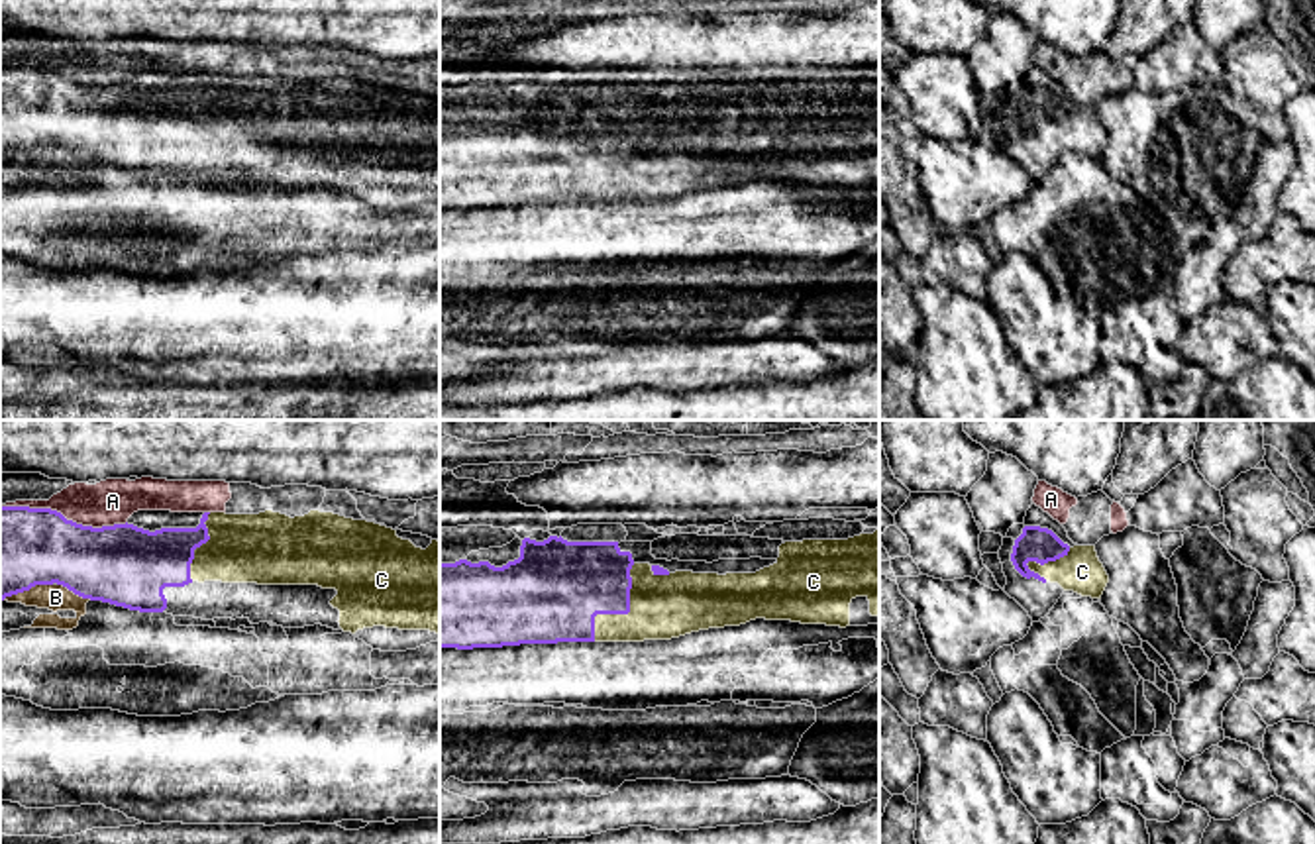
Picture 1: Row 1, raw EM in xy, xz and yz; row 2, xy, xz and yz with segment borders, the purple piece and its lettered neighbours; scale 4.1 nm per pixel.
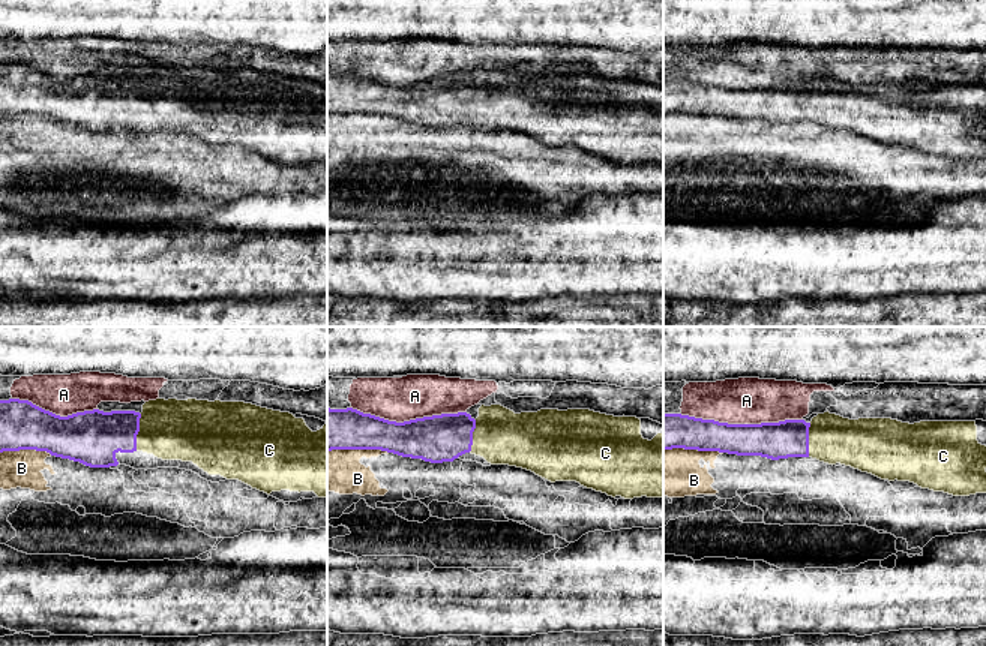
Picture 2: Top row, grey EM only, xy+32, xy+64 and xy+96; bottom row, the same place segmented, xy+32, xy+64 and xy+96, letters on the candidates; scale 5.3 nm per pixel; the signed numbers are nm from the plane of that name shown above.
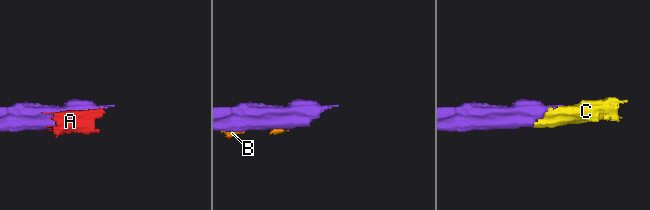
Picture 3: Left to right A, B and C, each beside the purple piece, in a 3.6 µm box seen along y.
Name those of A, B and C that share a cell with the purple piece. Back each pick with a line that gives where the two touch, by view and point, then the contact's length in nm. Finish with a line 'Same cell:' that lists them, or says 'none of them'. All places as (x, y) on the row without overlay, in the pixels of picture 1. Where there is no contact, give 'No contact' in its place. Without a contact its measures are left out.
C: Touches purple at xz (623, 173). Shared border 360 nm
Same cell: C

